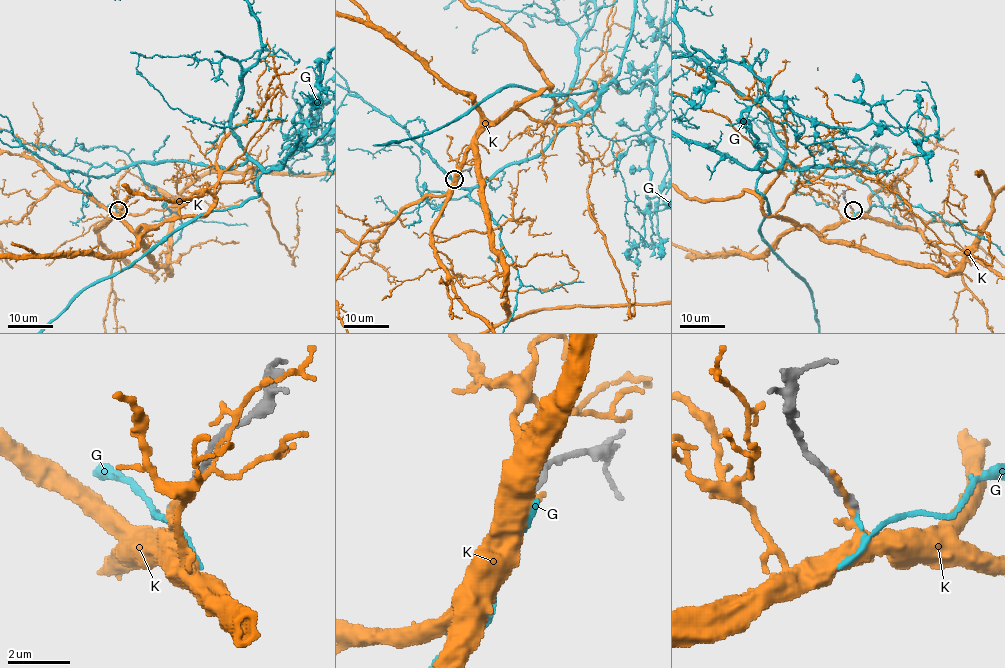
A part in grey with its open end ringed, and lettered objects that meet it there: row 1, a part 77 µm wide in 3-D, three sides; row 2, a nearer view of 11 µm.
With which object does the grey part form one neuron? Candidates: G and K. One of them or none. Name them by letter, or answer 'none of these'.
none of these

